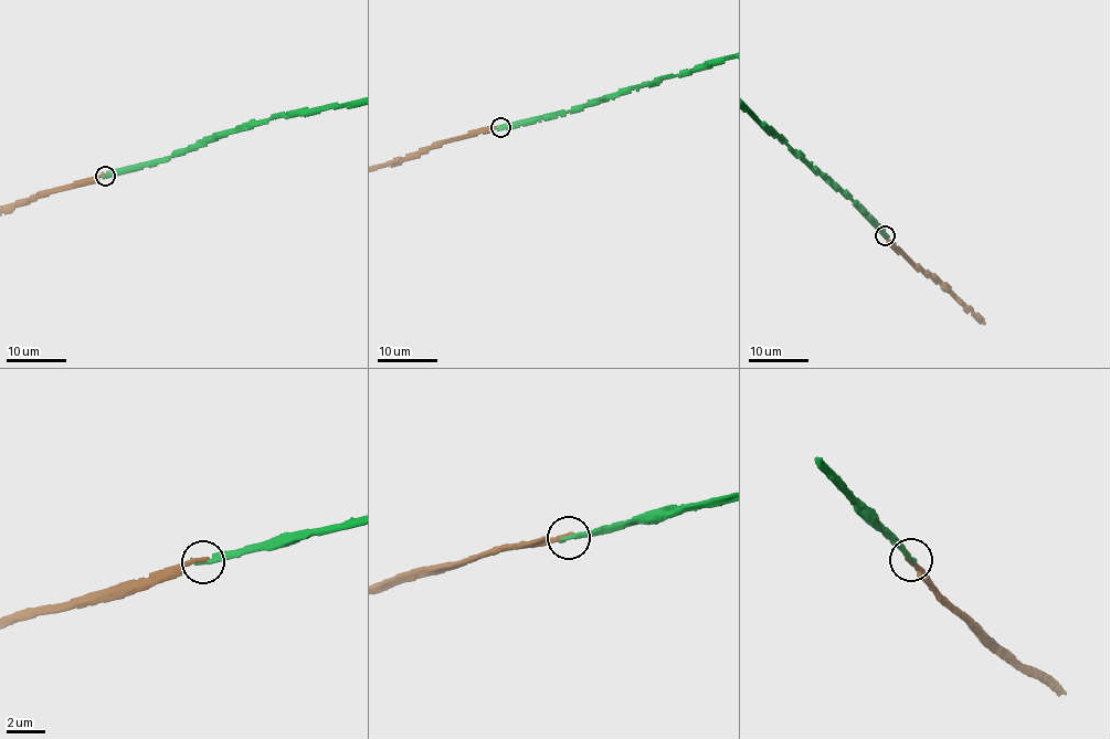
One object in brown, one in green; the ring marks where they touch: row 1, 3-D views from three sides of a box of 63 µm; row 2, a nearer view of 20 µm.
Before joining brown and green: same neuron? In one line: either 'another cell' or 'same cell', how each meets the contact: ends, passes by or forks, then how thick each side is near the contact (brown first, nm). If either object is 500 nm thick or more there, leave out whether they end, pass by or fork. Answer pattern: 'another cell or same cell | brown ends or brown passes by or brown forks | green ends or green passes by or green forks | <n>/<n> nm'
another cell | brown ends | green ends | 280/280 nm

